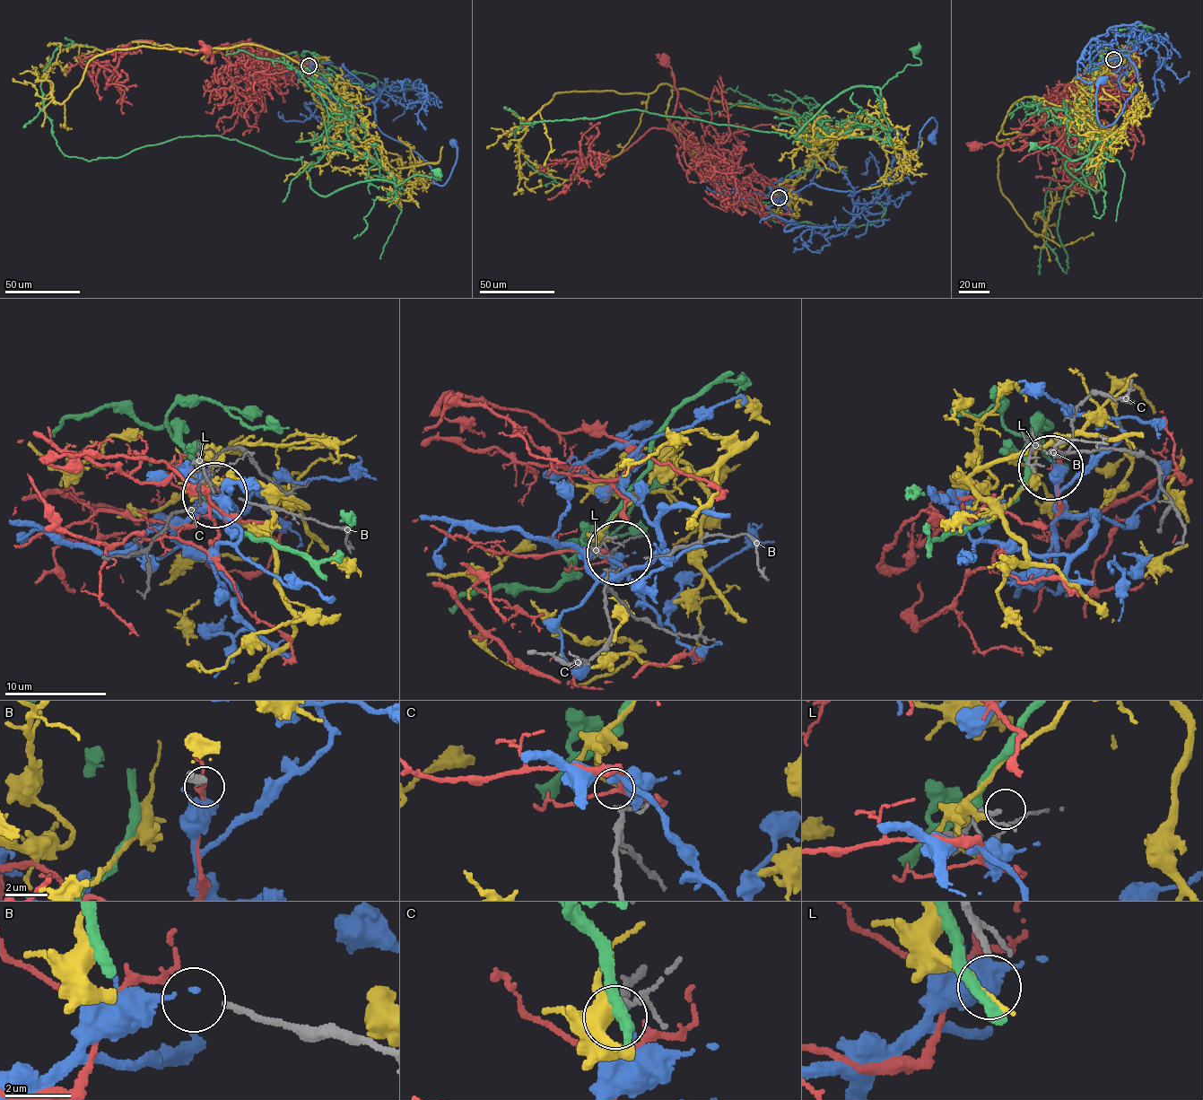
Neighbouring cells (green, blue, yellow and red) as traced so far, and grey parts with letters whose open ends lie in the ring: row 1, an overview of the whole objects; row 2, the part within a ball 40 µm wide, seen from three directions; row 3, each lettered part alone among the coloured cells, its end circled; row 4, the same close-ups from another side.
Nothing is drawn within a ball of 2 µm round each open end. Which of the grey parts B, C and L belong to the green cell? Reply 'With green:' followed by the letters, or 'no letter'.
With green: no letter

